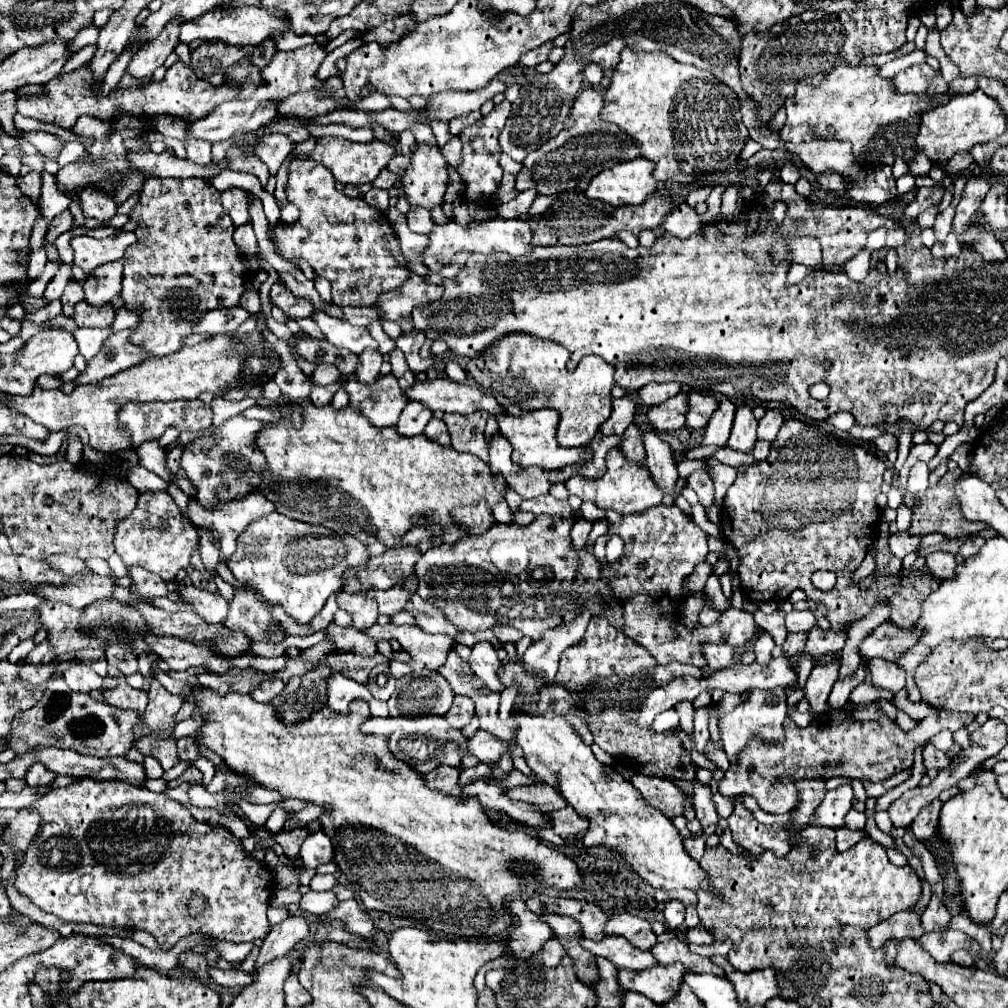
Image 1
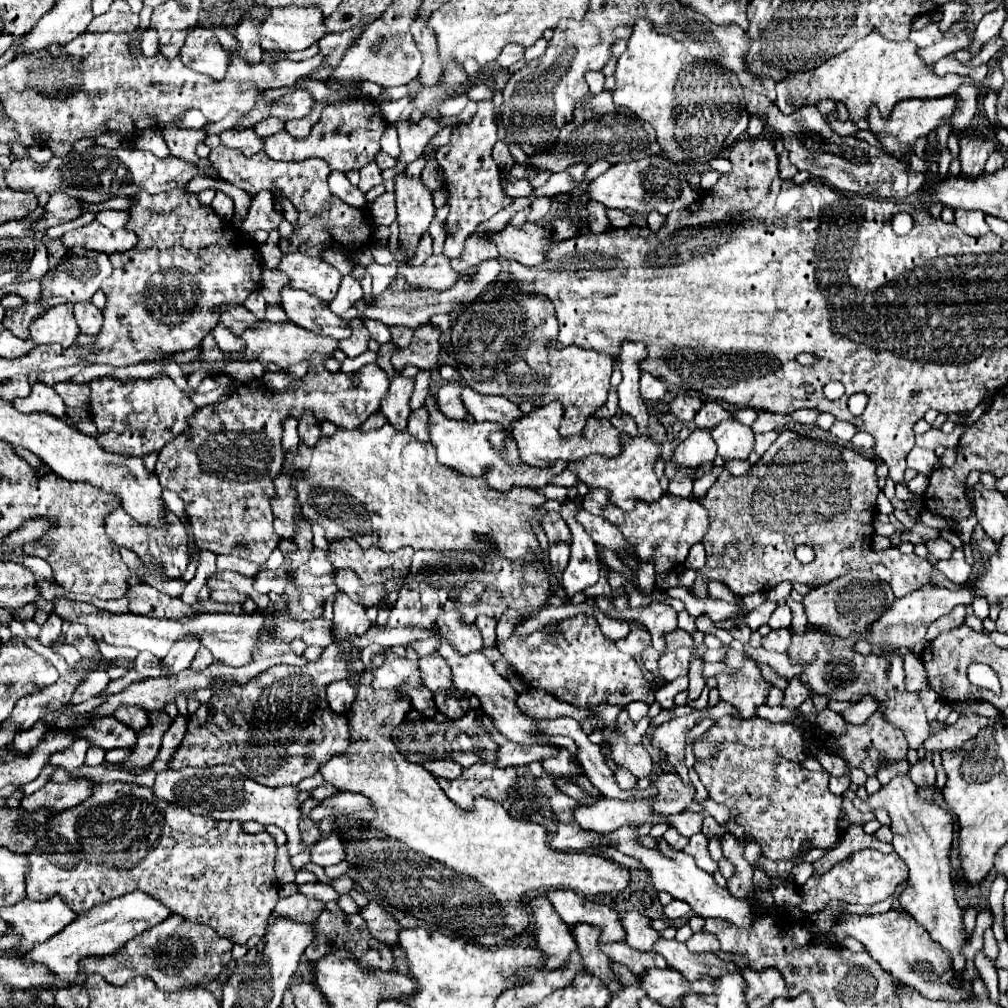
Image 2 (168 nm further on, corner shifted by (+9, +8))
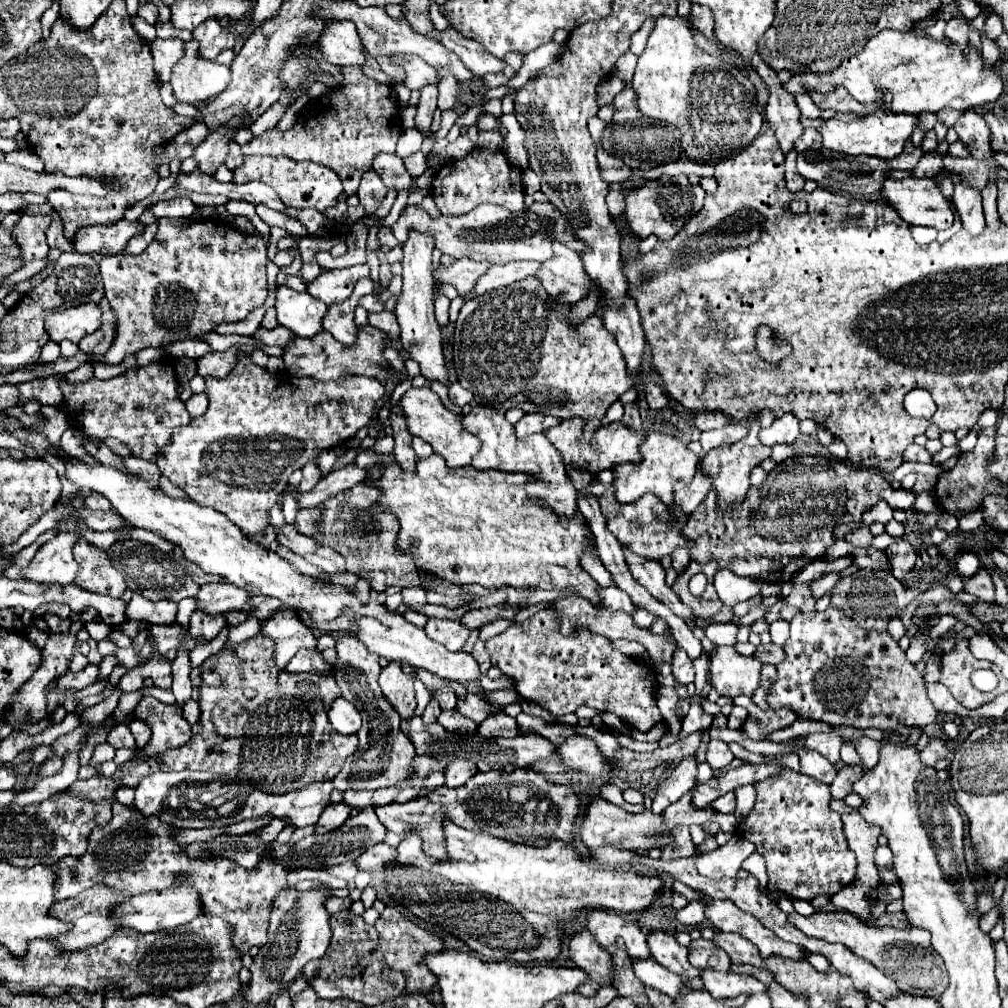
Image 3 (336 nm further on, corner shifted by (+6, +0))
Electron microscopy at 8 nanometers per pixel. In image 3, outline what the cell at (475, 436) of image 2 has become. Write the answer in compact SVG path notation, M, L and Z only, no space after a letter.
M430 387L410 389L402 397L400 407L406 413L406 423L408 423L410 433L424 439L426 443L430 443L434 453L438 453L446 459L448 467L468 467L468 465L472 465L476 451L480 451L480 439L464 429L462 415L446 409L444 403L440 401L440 397Z

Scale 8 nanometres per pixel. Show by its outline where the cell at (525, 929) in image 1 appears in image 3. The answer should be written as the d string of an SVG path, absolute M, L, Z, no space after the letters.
M586 927L570 937L568 951L570 951L570 961L590 977L588 983L578 989L582 995L594 995L598 987L608 985L608 955L610 953L598 947L598 943L592 939Z

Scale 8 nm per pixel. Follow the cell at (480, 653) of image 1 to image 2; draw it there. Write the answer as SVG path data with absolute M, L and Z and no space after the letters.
M445 611L435 619L437 629L451 639L453 647L457 653L461 655L469 655L473 651L481 651L483 643L481 643L481 633L477 629L477 625L473 623L465 623L463 615L459 611Z

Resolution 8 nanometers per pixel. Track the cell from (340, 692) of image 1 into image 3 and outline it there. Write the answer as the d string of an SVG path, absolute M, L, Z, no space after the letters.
M336 697L328 709L328 719L336 731L350 735L360 729L360 713L356 705L344 697Z

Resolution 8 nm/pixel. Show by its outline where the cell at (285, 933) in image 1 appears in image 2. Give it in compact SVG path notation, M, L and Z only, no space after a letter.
M293 893L291 897L285 897L285 899L279 899L275 911L271 913L271 919L273 915L275 917L289 917L289 919L295 919L295 921L315 921L317 915L323 911L325 903L319 901L319 899L307 899L307 895L303 893Z

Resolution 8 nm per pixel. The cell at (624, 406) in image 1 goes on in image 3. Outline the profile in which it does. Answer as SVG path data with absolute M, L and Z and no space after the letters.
M620 400L615 401L602 419L602 425L609 425L612 422L621 421L624 414L624 406Z

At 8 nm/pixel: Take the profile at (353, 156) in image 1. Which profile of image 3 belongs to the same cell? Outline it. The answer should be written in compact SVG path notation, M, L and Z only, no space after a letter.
M344 67L344 85L340 89L328 89L316 105L304 111L290 131L268 131L254 137L250 145L244 145L244 155L270 155L288 157L294 161L314 161L330 167L344 183L344 193L354 195L360 185L362 173L372 169L372 159L378 153L394 153L400 137L400 115L394 101L394 89L366 79L360 67Z

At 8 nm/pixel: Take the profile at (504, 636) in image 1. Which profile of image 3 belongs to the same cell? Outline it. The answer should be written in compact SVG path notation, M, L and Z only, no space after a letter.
M478 639L474 643L474 651L472 651L472 657L476 657L476 661L480 663L480 671L486 675L486 671L490 669L492 661L490 661L490 655L488 655L488 649L486 649L486 643L482 639Z

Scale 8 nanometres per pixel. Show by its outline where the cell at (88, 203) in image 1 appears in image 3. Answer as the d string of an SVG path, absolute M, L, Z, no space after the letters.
M22 215L20 217L18 225L14 227L14 237L22 247L24 263L48 257L48 245L46 245L48 225L50 225L48 215Z

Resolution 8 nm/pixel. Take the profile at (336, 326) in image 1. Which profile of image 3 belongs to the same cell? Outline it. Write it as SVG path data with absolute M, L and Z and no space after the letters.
M278 287L274 307L278 311L278 323L290 329L294 335L312 339L324 331L322 323L328 305L312 299L312 295L306 291L298 293L290 287Z

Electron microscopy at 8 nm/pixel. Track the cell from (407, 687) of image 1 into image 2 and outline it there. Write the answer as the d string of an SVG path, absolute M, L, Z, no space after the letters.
M403 685L399 691L401 691L401 693L407 693L407 695L411 697L413 709L417 709L421 715L425 715L425 717L433 717L433 715L437 713L435 703L431 701L433 700L433 693L431 693L429 689L425 689L425 687L421 687L421 689L413 689L413 687Z

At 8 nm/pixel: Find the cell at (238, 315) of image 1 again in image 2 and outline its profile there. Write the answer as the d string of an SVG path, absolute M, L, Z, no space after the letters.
M243 305L241 307L225 307L221 313L221 323L225 323L227 327L231 327L231 331L235 335L241 335L241 331L253 329L257 327L257 323L261 323L251 311L247 311Z

